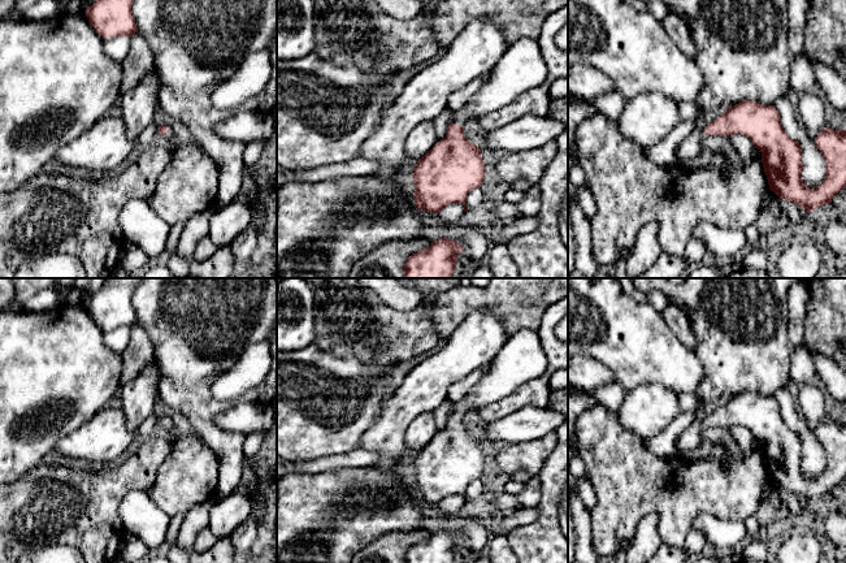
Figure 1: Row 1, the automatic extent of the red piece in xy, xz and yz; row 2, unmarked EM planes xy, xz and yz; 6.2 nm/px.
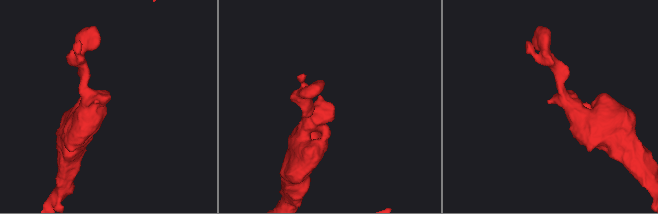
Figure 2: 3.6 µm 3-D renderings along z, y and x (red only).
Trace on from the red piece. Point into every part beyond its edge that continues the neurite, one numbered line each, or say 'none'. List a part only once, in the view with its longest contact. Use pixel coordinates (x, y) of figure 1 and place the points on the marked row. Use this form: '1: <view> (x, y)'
1: xz (521, 68)

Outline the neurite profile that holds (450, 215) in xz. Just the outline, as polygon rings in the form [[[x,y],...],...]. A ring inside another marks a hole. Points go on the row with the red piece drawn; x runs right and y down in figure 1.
[[[448,204],[439,212],[439,220],[443,222],[442,229],[459,224],[460,217],[464,215],[463,204]]]

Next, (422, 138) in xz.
[[[431,121],[417,125],[408,135],[405,142],[405,160],[420,160],[438,142],[435,126]]]

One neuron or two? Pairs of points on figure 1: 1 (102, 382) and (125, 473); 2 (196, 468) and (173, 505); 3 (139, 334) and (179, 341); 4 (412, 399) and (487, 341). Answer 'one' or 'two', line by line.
1: two
2: one
3: two
4: one

